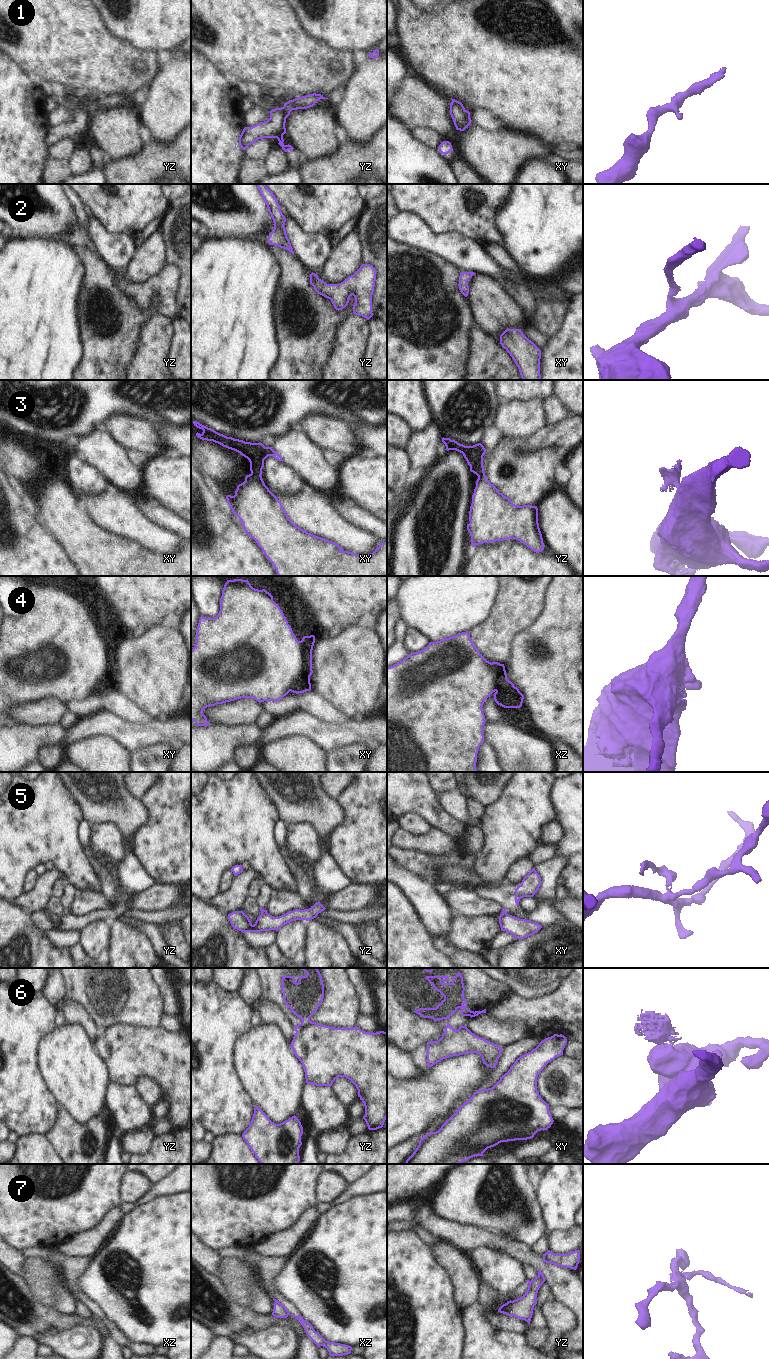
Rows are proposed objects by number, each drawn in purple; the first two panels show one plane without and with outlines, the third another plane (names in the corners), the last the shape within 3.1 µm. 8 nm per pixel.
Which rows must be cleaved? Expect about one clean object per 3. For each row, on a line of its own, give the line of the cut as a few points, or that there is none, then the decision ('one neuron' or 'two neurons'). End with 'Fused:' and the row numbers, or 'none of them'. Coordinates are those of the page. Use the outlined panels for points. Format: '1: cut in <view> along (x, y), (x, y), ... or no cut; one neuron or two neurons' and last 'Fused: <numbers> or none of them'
1: no cut; one neuron
2: no cut; one neuron
3: cut in xy along (251, 472), (260, 476); two neurons
4: cut in xy along (309, 676), (299, 675), (289, 690); two neurons
5: cut in yz along (261, 912), (266, 913); two neurons
6: cut in yz along (317, 1023), (306, 1025), (296, 1032); two neurons
7: cut in xz along (275, 1301), (289, 1314); two neurons
Fused: 3, 4, 5, 6, 7

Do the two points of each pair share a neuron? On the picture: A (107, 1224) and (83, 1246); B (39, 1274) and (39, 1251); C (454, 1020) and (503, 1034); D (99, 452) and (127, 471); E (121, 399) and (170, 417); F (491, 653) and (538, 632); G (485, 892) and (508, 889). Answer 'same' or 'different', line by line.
A: same
B: different
C: different
D: same
E: same
F: different
G: same

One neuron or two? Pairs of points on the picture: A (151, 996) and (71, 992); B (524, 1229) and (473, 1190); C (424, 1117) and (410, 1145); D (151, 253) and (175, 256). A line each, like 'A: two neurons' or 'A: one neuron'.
A: one neuron
B: one neuron
C: two neurons
D: two neurons

